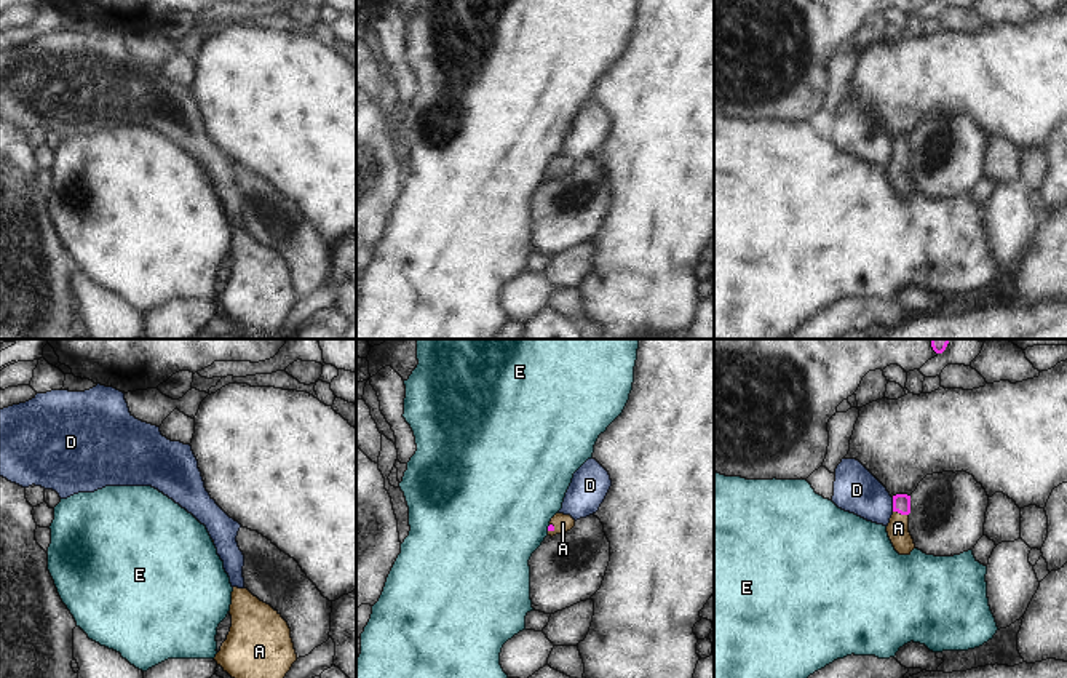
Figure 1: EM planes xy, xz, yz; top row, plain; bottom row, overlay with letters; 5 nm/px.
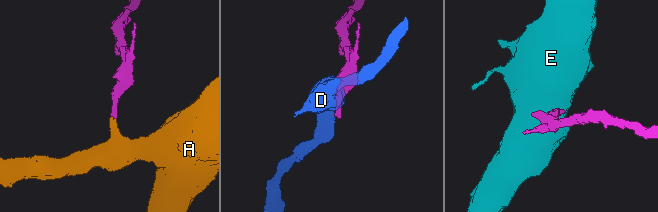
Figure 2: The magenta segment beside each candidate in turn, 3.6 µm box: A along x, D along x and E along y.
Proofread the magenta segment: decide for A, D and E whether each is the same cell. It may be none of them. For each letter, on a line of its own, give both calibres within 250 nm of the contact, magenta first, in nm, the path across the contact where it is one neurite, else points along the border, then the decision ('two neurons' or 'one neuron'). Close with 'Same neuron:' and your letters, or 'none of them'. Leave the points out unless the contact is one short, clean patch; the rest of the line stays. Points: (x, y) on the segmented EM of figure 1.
A: calibres 100 and 110 nm; way yz (901, 502), (901, 514), (898, 528); one neuron
D: calibres 100 and 220 nm; border yz (892, 498), (893, 510); two neurons
E: calibres 30 and 500 nm; border xz (550, 525), (547, 530); two neurons
Same neuron: A

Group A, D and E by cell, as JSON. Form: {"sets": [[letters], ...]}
{"sets": [["A"], ["D"], ["E"]]}

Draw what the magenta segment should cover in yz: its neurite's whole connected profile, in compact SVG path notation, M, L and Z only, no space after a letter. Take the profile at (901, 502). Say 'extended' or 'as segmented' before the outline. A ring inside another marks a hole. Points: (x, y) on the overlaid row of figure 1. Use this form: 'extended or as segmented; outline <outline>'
extended; outline M893 496L893 515L887 526L888 537L899 555L910 555L915 548L909 532L910 496Z

